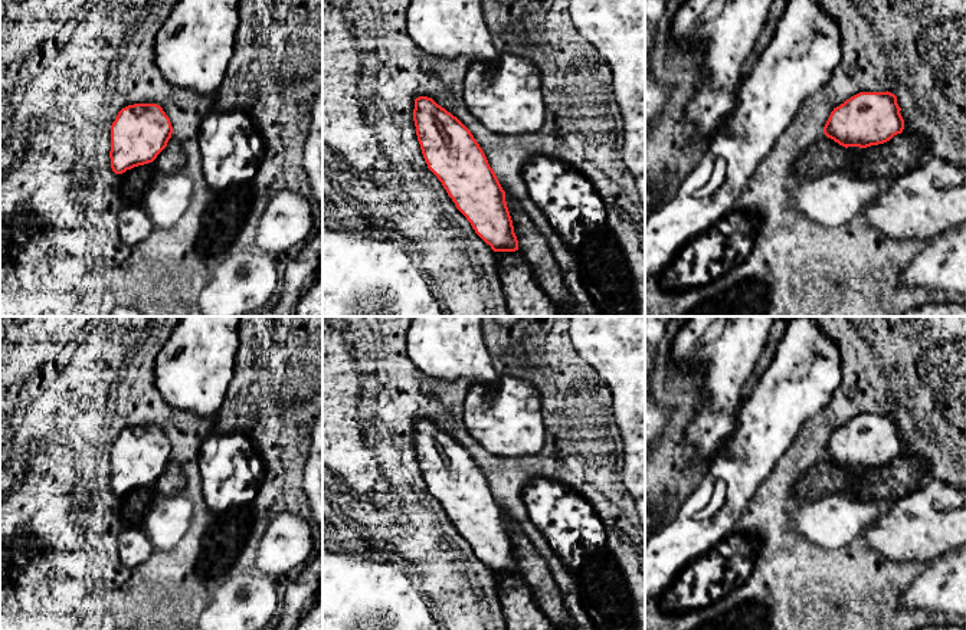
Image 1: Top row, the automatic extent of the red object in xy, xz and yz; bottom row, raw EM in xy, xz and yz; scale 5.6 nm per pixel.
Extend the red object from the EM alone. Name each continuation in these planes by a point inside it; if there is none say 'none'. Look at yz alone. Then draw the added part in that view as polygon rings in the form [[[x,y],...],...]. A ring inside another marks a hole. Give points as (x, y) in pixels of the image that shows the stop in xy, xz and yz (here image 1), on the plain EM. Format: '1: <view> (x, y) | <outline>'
none

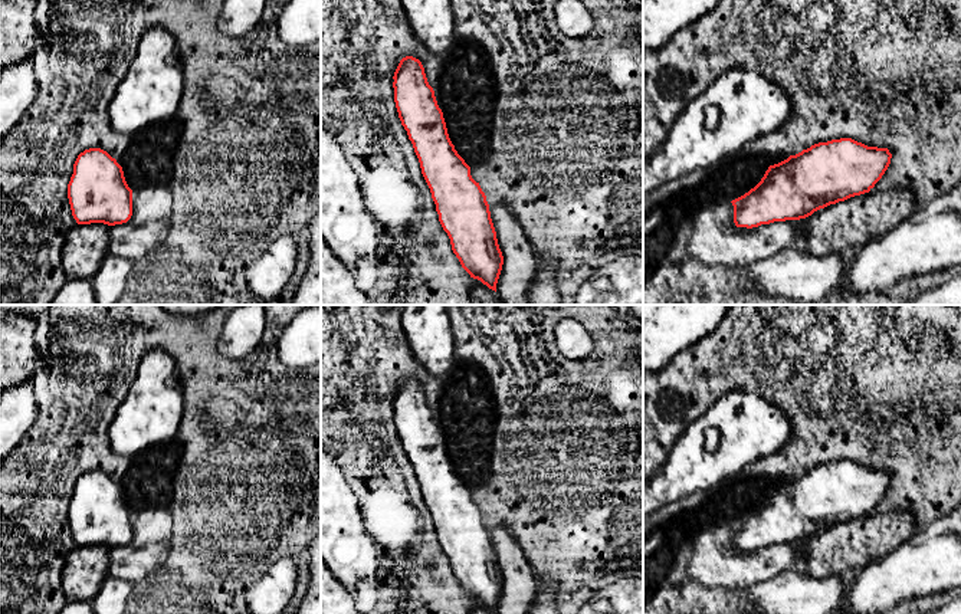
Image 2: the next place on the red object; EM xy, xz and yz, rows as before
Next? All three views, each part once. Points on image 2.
none

